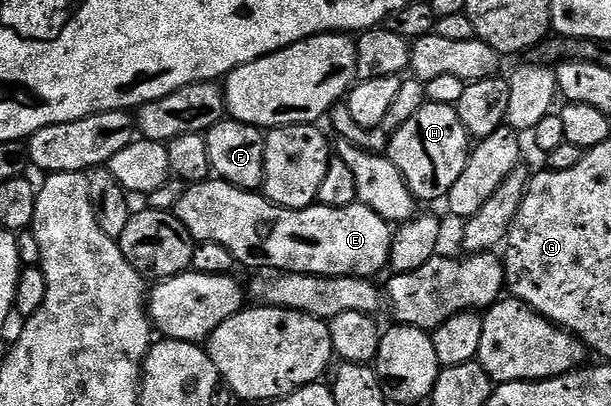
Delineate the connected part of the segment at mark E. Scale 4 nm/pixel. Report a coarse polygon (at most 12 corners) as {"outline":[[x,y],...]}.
{"outline":[[217,178],[172,209],[278,274],[377,277],[394,228],[355,203],[282,208]]}

